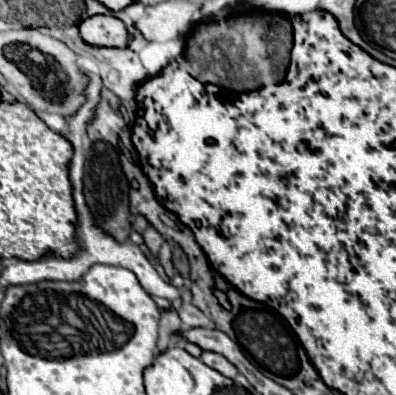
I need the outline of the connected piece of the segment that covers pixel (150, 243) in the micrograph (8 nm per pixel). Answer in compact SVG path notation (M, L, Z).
M147 226L147 230L143 232L143 240L145 240L147 248L151 250L151 254L153 254L155 258L159 258L159 248L161 248L161 244L163 244L163 238L161 238L161 234L159 234L155 228Z

